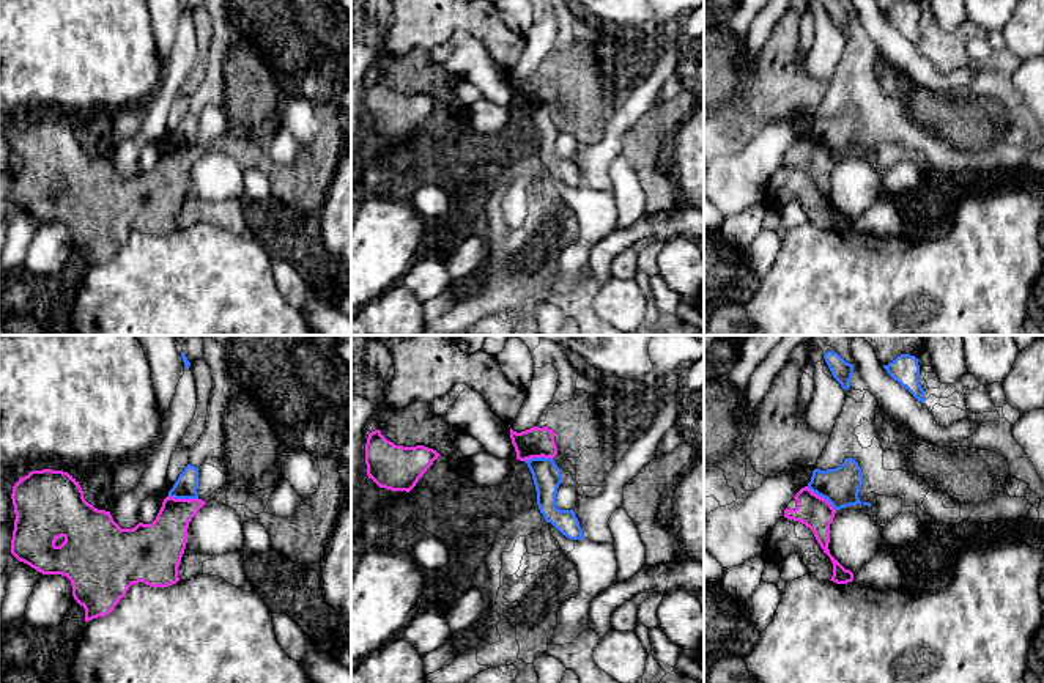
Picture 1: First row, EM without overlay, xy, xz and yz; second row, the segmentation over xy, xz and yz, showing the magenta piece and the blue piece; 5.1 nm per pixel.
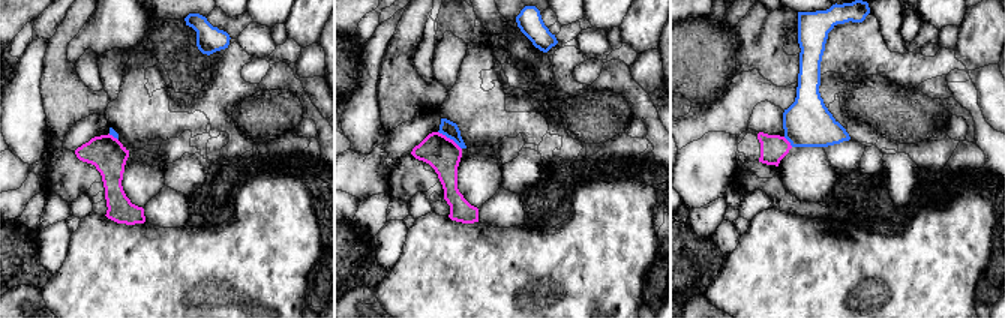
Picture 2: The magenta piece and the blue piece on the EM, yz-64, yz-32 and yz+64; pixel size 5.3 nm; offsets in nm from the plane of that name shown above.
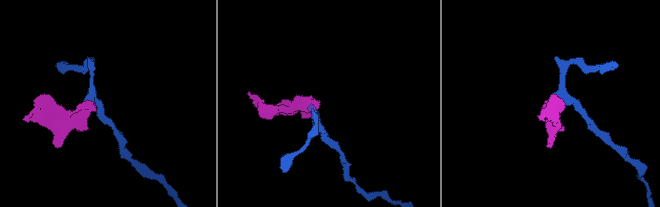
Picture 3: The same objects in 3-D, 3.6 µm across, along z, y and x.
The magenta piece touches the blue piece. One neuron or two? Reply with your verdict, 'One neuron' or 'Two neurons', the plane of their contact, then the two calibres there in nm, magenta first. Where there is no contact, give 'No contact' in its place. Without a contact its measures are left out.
Two neurons. Touches magenta in yz. Thickness 170 nm (magenta) against 190 nm

